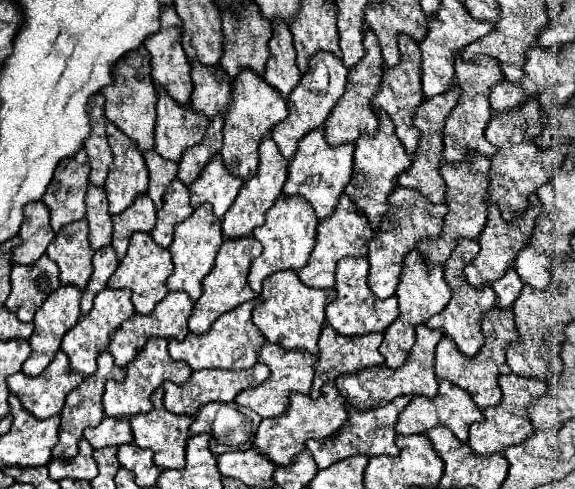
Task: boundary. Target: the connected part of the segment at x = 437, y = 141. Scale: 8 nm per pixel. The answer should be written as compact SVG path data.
M452 86L446 94L434 96L434 98L424 100L420 104L420 108L414 114L416 128L420 128L420 132L422 132L420 146L418 146L416 154L412 156L410 170L400 174L400 178L398 178L398 186L412 188L412 190L420 192L422 196L426 196L434 204L444 204L444 198L446 198L446 184L444 184L444 178L440 176L440 162L442 162L442 150L444 150L444 144L442 144L444 142L444 134L442 134L442 130L444 130L448 114L454 110L458 100L460 100L460 88Z

